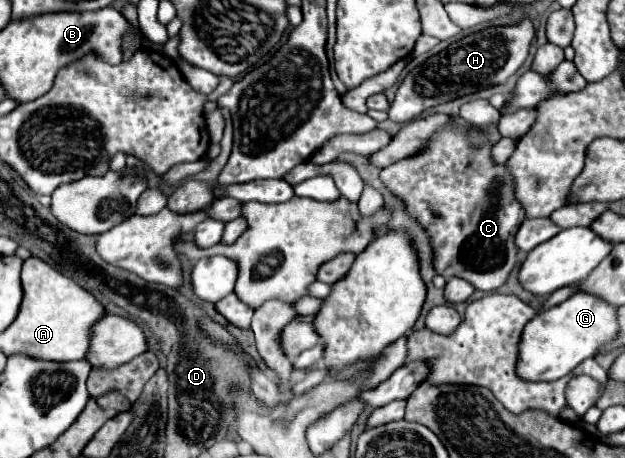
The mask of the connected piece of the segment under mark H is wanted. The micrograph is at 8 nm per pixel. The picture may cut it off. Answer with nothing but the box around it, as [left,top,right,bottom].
[389,19,535,123]

